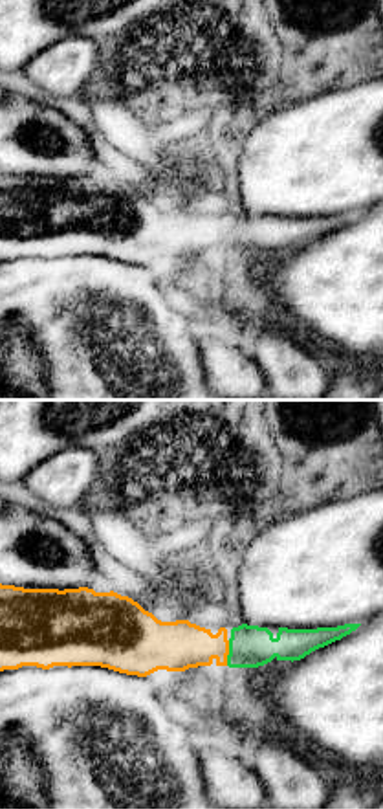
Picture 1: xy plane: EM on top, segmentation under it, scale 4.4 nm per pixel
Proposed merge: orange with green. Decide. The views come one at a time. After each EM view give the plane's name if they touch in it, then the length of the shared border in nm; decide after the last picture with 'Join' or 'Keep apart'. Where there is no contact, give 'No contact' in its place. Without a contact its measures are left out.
Touches orange in xy. Shared border 110 nm

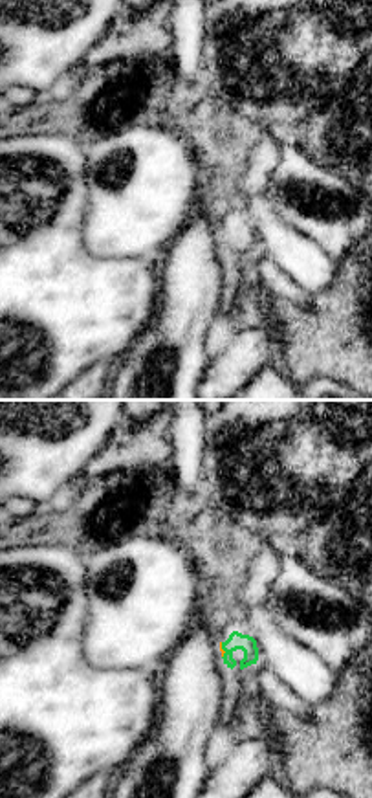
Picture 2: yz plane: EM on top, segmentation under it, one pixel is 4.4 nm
Touches orange in yz. Shared border 70 nm

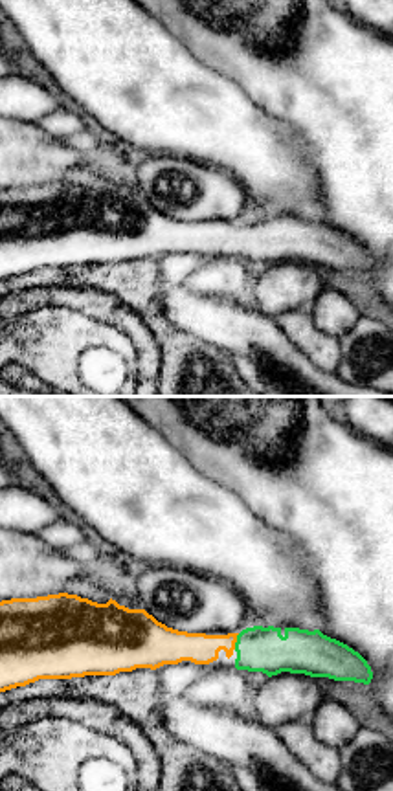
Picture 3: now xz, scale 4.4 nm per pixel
Touches orange in xz. Shared border 80 nm

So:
Join

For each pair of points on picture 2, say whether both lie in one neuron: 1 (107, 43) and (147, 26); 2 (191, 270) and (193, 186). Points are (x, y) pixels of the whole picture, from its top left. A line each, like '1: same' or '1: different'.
1: same
2: different

